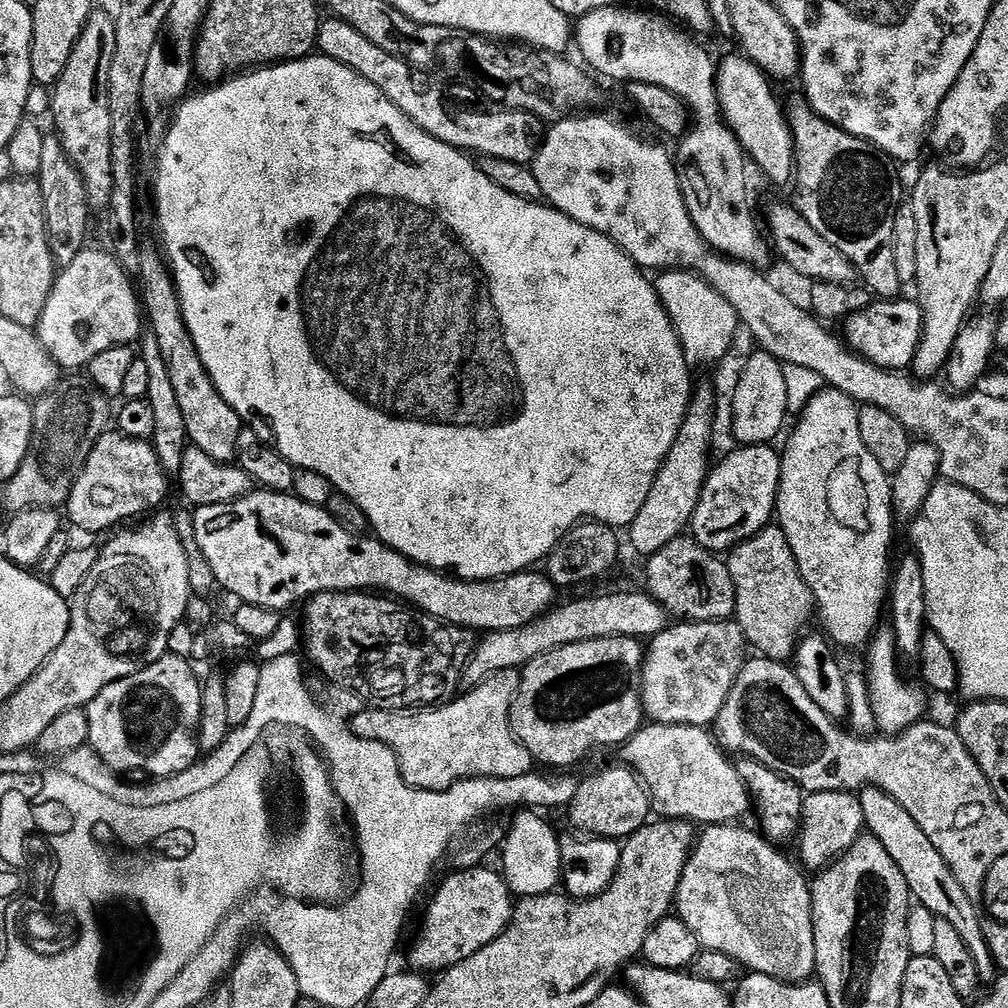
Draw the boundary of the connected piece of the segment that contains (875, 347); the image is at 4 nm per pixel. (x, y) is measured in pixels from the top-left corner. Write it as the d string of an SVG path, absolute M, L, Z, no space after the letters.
M915 299L884 300L877 308L868 308L847 317L848 336L846 340L861 356L869 359L879 368L893 370L911 369L912 363L919 354L924 335L924 309Z

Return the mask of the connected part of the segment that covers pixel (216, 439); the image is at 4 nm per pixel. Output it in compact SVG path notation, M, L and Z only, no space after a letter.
M148 246L143 251L142 270L138 278L144 284L144 290L142 286L144 306L149 323L151 320L153 326L156 327L154 336L160 341L162 350L166 352L174 388L186 416L191 443L216 460L235 461L238 449L241 447L240 424L242 424L242 417L220 395L220 391L216 389L212 380L212 375L204 368L204 362L196 349L196 343L192 340L191 331L184 317L177 283L163 255L161 253L159 255Z

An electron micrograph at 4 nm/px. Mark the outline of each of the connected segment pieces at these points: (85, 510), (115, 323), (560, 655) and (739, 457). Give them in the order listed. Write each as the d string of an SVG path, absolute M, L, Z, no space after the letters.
M112 430L98 442L98 446L94 446L82 474L76 479L74 490L66 503L66 511L68 510L69 518L84 532L111 533L124 526L119 524L124 524L135 516L147 517L149 515L147 512L151 508L158 507L168 496L168 479L170 479L169 473L165 471L153 445L147 439L138 440Z
M83 249L76 258L65 267L63 274L57 275L51 294L44 307L43 318L36 327L38 338L50 351L50 355L63 368L82 368L91 365L94 358L106 350L128 346L132 340L141 337L144 314L142 302L136 287L132 286L125 265L111 251Z
M598 638L590 642L578 642L570 646L562 646L550 654L538 657L530 662L526 669L524 679L521 681L520 695L516 698L516 706L512 709L512 726L517 740L520 740L530 750L530 754L537 761L549 764L552 770L572 770L575 764L580 764L595 748L616 748L627 744L628 740L634 738L636 732L646 724L646 713L644 711L644 664L646 661L646 648L640 644L639 639L630 638Z
M740 446L737 452L729 458L725 464L715 465L711 473L710 492L707 498L701 499L699 507L696 508L694 517L695 539L700 541L703 548L717 554L728 554L735 549L737 544L744 543L754 536L761 535L768 523L773 523L778 512L778 497L780 495L780 473L782 471L781 453L776 453L772 446Z

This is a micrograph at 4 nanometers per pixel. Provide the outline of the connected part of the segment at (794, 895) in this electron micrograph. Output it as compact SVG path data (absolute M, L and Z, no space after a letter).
M713 824L699 833L680 883L679 919L694 930L707 951L721 952L737 959L748 972L761 972L785 980L787 984L811 981L817 971L815 918L809 881L804 881L805 873L798 866L797 869L766 836L740 826Z

